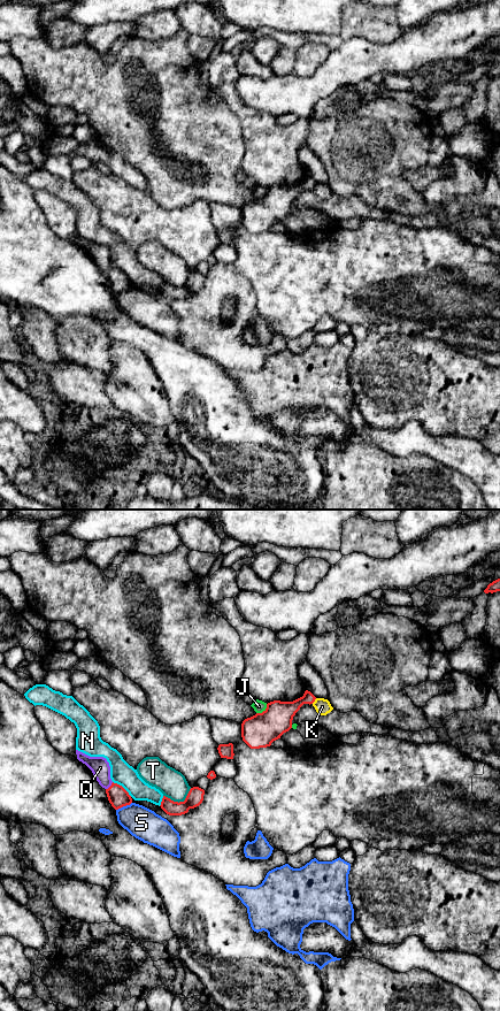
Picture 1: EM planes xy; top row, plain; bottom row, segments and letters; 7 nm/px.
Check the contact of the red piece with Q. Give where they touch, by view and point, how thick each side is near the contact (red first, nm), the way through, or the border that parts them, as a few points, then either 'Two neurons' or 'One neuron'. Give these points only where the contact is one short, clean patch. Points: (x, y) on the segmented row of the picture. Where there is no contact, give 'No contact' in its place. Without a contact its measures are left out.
Touches red at xy (110, 786). Thickness 140 nm (red) against 130 nm. Boundary: xy (113, 782), (106, 789). Two neurons

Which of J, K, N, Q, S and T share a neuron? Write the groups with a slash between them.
J / K / N / Q T / S

